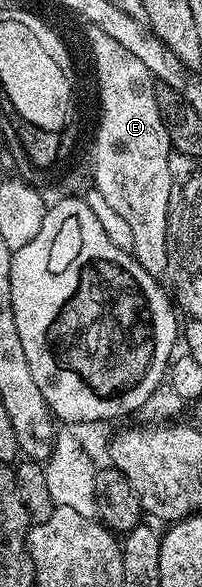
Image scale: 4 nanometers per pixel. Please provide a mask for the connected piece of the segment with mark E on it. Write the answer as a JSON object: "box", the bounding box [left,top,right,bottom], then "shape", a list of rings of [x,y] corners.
{"box":[90,28,172,276],"shape":[[[94,28],[90,33],[93,39],[94,50],[98,54],[98,66],[102,70],[102,90],[105,98],[105,122],[94,137],[94,182],[93,189],[108,200],[113,210],[128,224],[132,231],[132,244],[129,249],[134,259],[144,268],[144,272],[155,276],[165,275],[168,268],[168,240],[166,229],[168,228],[168,196],[170,195],[170,169],[168,160],[172,153],[172,147],[168,140],[168,132],[164,128],[164,120],[160,120],[160,108],[156,108],[155,79],[144,63],[128,48],[123,48],[108,36],[108,32],[100,32],[100,28]]]}

